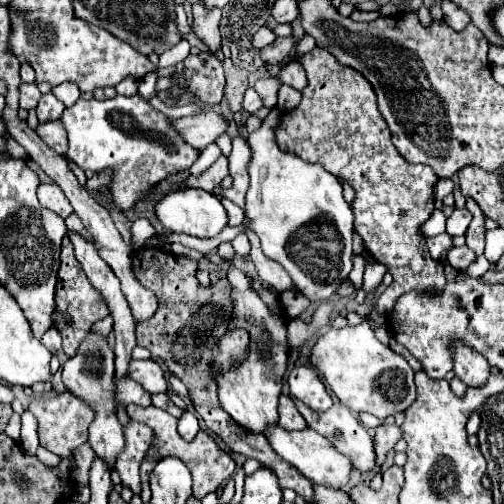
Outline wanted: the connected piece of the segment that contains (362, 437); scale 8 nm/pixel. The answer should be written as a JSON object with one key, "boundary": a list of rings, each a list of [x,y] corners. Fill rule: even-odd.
{"boundary":[[[295,399],[295,405],[297,405],[299,413],[303,415],[303,419],[307,421],[307,427],[313,429],[313,431],[317,431],[317,433],[321,433],[323,437],[329,437],[329,443],[333,443],[333,447],[335,447],[339,453],[347,455],[349,461],[351,461],[351,465],[353,465],[359,473],[367,475],[367,473],[371,473],[371,471],[375,469],[375,447],[373,447],[373,439],[371,439],[371,435],[367,433],[367,429],[355,419],[355,415],[353,415],[345,405],[335,403],[335,405],[333,405],[329,411],[325,411],[325,413],[313,413],[311,409],[307,409],[305,403],[301,403],[301,401],[297,401],[297,399]]]}

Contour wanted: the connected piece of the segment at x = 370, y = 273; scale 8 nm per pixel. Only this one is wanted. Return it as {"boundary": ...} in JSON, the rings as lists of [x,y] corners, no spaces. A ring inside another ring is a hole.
{"boundary":[[[369,263],[365,267],[365,279],[363,279],[363,289],[369,293],[373,293],[377,289],[377,285],[381,283],[383,275],[387,273],[387,267],[381,265],[381,263]]]}

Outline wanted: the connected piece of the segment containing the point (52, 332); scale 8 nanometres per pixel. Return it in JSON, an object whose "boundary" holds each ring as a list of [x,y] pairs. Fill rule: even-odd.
{"boundary":[[[49,329],[43,337],[41,337],[41,343],[51,351],[51,353],[57,353],[57,351],[61,351],[61,335],[59,335],[59,331],[57,329]]]}

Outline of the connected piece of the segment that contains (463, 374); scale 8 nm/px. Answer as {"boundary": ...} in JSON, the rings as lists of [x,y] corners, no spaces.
{"boundary":[[[453,339],[453,343],[449,343],[451,351],[453,351],[453,371],[459,379],[463,379],[469,387],[479,387],[487,381],[489,377],[489,361],[485,361],[485,357],[481,353],[477,353],[473,347],[469,347],[467,343]]]}

